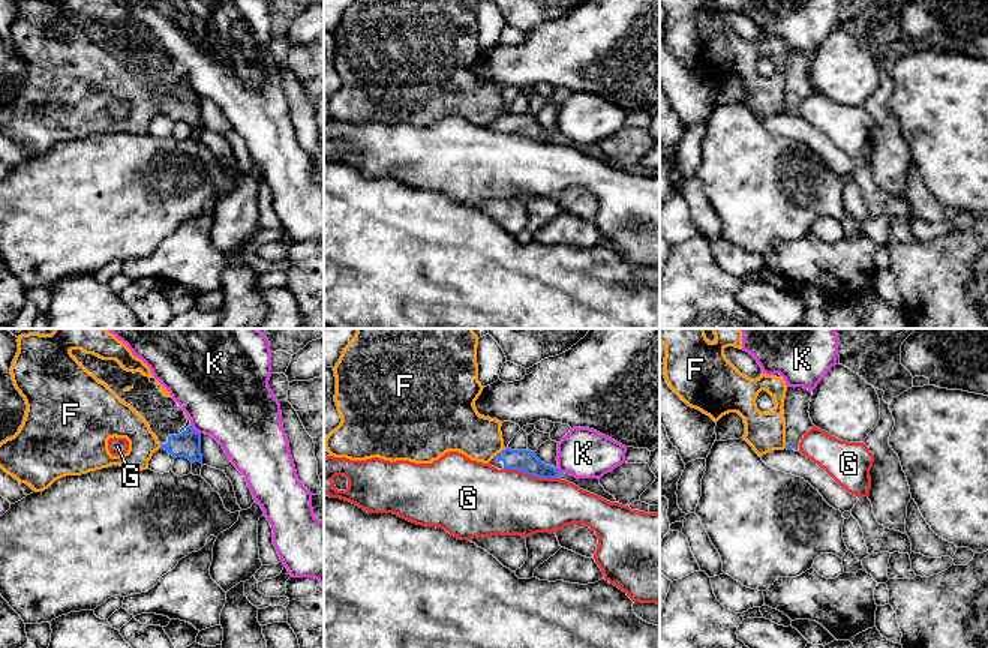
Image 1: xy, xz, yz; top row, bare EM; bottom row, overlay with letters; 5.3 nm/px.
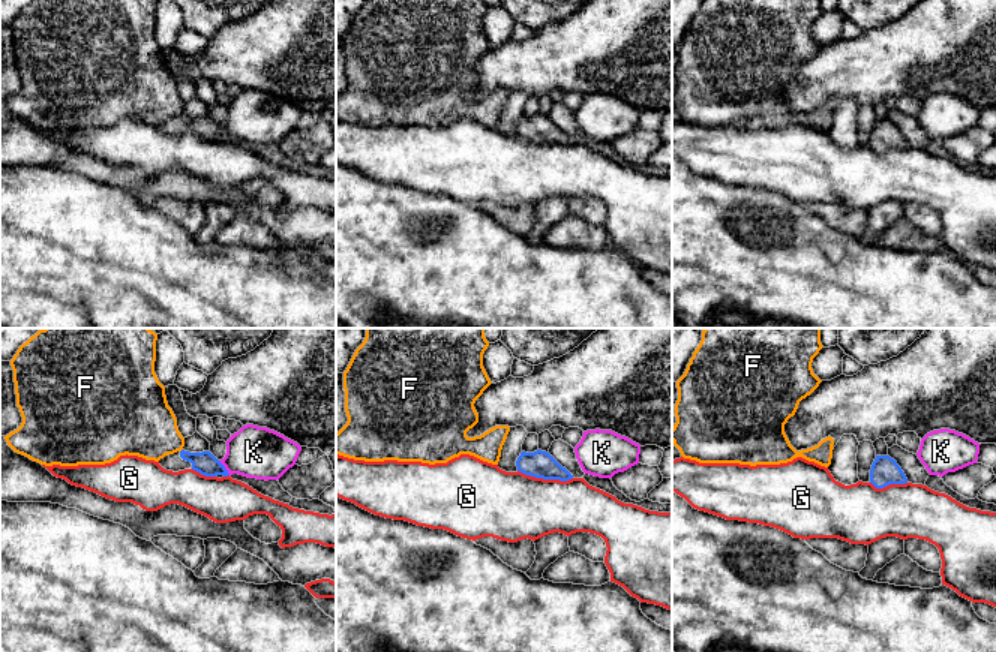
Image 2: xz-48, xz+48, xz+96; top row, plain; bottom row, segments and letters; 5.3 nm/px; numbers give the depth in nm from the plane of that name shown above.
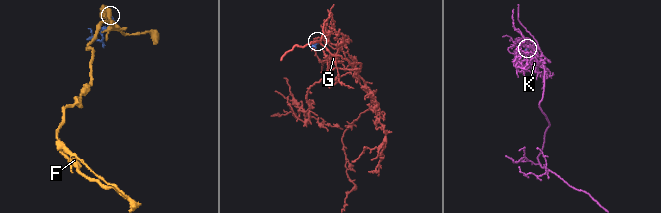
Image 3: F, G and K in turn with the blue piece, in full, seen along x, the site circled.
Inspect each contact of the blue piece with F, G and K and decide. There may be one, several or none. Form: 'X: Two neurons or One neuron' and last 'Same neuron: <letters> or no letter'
F: Two neurons
G: Two neurons
K: Two neurons
Same neuron: no letter

